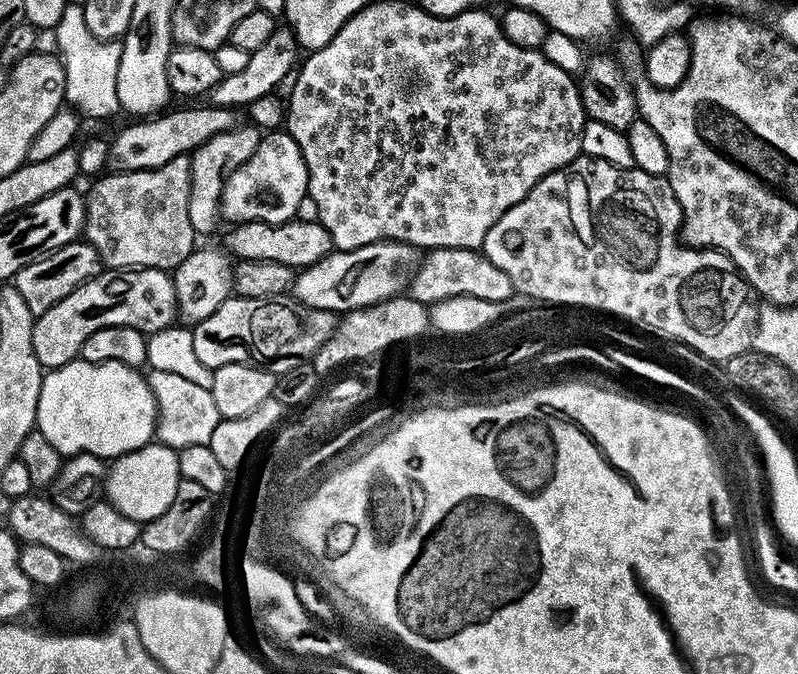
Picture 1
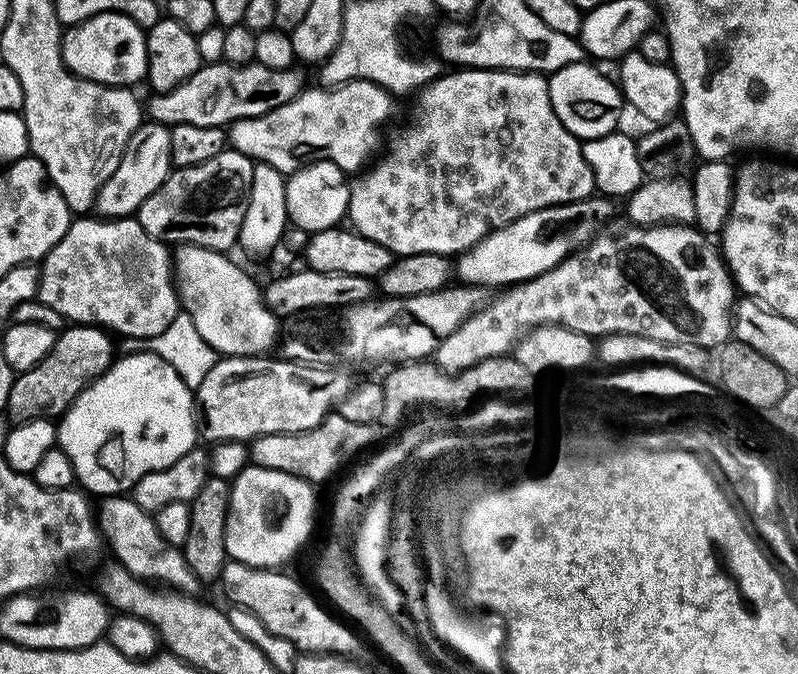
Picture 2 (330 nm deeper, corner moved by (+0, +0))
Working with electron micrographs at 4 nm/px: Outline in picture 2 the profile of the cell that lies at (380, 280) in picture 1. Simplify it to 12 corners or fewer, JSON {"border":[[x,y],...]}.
{"border":[[596,198],[531,212],[459,253],[465,285],[535,281],[587,245]]}

